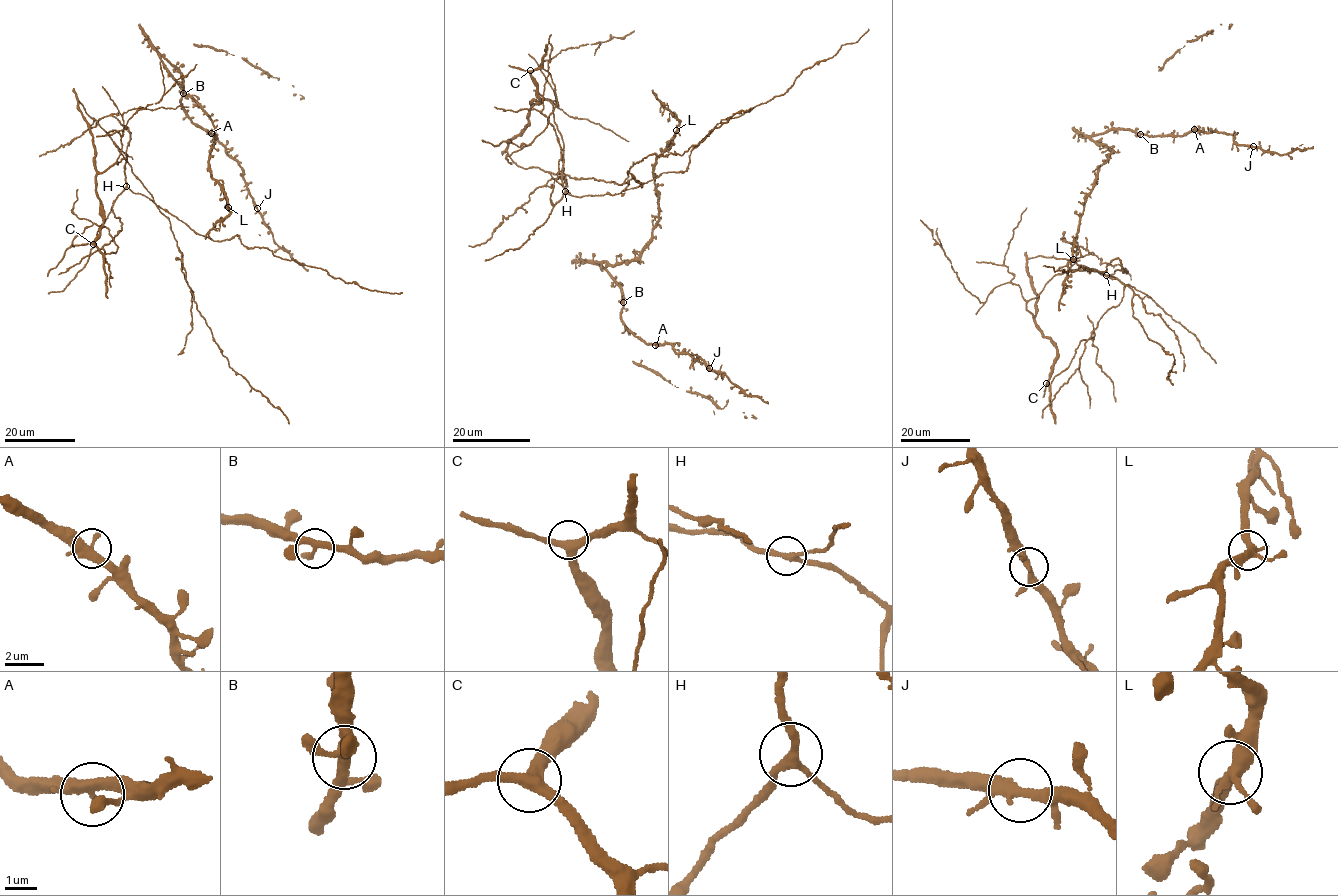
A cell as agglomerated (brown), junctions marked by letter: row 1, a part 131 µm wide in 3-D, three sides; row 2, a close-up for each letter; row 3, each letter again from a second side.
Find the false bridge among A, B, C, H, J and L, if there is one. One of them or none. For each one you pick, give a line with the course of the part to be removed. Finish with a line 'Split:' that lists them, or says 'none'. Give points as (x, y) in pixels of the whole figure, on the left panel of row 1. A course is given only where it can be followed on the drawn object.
Split: none

